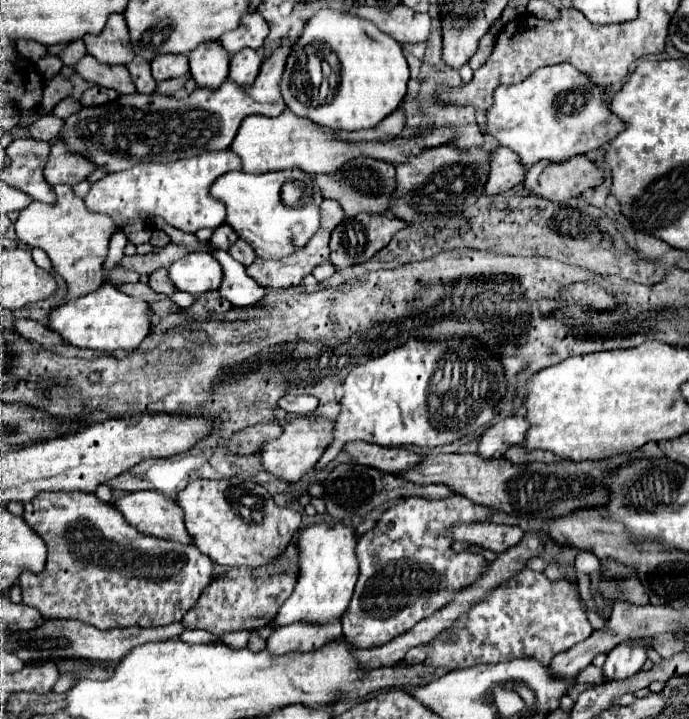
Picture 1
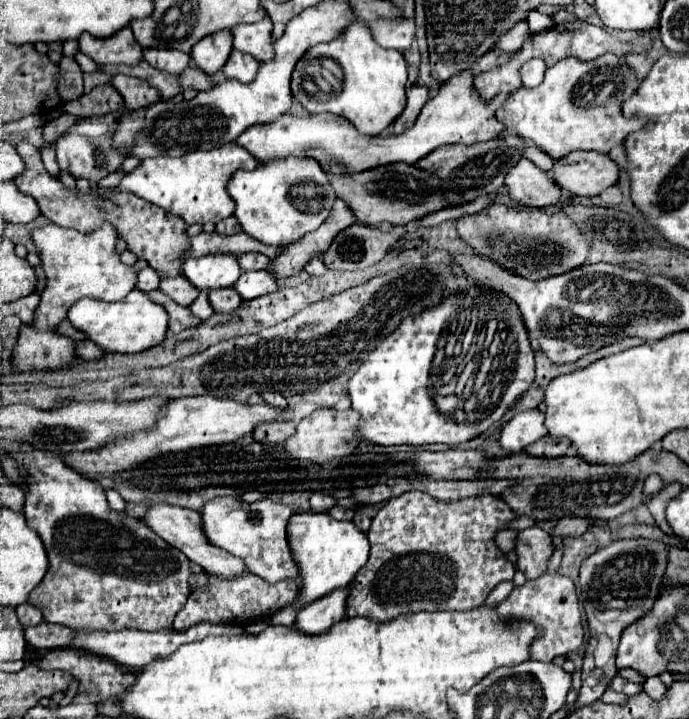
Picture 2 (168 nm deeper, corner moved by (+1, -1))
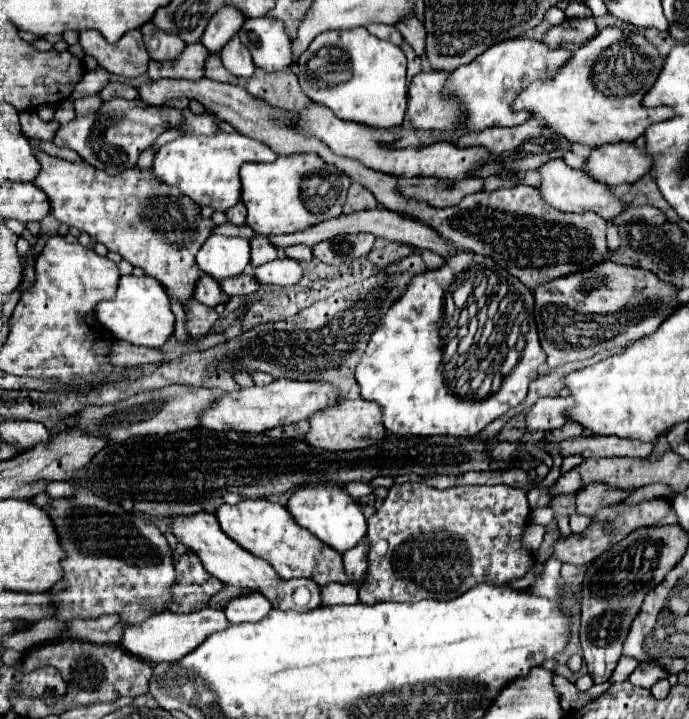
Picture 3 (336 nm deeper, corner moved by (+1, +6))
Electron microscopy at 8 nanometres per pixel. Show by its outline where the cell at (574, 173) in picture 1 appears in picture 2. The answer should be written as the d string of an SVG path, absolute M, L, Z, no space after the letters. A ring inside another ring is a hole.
M579 152L579 162L559 158L549 170L555 184L573 196L599 196L619 178L617 164L599 152Z

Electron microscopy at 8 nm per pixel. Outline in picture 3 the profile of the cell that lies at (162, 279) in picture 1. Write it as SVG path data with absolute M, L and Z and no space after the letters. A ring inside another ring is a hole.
M203 275L195 287L195 299L207 307L217 307L219 303L227 303L229 297L221 291L219 281L211 275Z

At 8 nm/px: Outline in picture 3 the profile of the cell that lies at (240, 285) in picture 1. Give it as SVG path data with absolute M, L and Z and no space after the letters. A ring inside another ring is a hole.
M283 257L275 259L271 263L265 263L263 267L255 267L255 277L259 283L271 283L271 285L295 285L303 277L303 265L295 259Z

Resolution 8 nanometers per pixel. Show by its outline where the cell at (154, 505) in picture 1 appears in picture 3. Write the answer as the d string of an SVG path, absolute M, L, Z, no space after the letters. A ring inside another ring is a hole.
M213 513L175 515L173 517L173 533L177 535L177 539L183 541L183 545L187 549L193 549L199 555L203 567L211 575L221 579L225 585L243 587L243 589L261 593L263 597L269 599L273 609L281 609L281 611L291 611L291 609L293 611L311 611L311 609L321 605L321 587L315 581L311 581L311 579L291 579L291 581L281 579L263 559L251 555L249 551L239 547L233 539L229 539L221 531L221 527L217 523L217 517Z

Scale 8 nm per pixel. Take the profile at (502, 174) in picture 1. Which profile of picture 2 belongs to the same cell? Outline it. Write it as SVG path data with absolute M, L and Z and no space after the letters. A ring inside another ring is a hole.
M525 158L509 168L505 176L505 188L513 202L533 208L553 206L571 198L571 194L563 194L563 190L555 188L555 182L547 178L547 172L539 170L533 162Z

